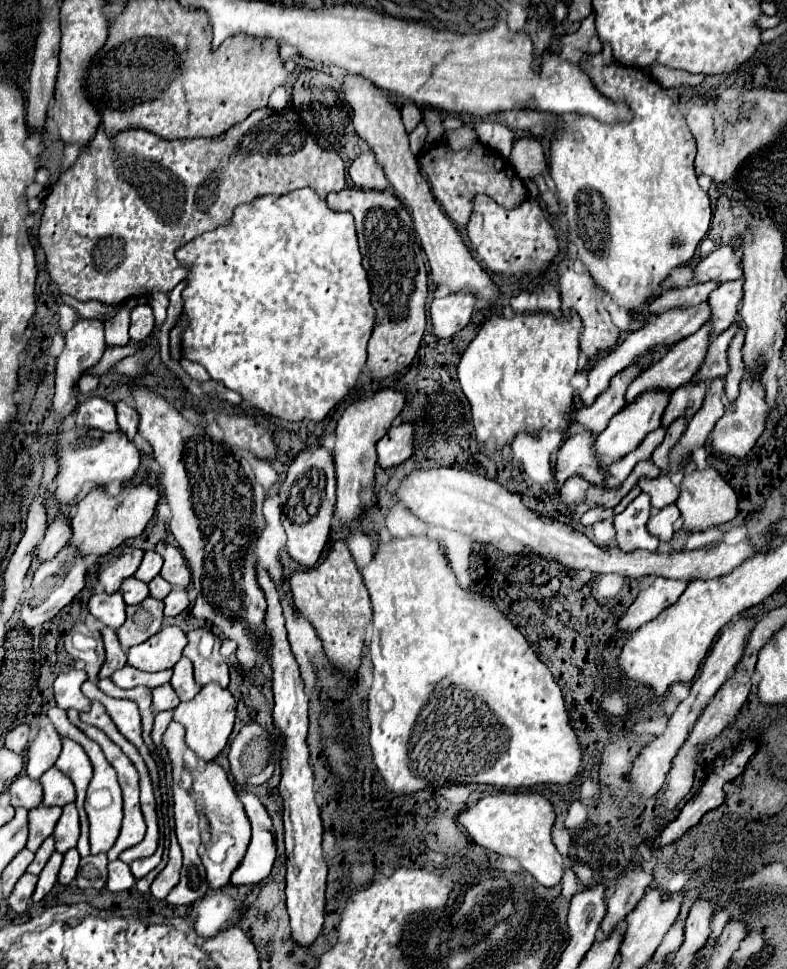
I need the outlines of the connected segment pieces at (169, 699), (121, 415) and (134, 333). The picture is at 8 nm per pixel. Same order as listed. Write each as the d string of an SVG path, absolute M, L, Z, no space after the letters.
M164 683L164 685L156 687L156 689L152 689L152 695L154 695L154 701L152 701L154 713L164 711L164 709L174 709L180 703L180 699L176 697L176 693L174 693L170 683Z
M118 401L116 403L116 413L118 413L118 425L120 425L120 431L128 437L128 439L134 439L136 433L138 433L138 411L130 405L126 405L124 401Z
M136 305L130 319L130 339L144 341L154 329L154 311L150 305Z

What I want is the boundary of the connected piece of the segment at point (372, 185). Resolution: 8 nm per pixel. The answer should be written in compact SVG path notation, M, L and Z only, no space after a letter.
M362 153L352 165L350 165L350 177L358 189L372 189L372 191L384 191L388 187L388 181L384 177L384 171L376 165L374 153Z

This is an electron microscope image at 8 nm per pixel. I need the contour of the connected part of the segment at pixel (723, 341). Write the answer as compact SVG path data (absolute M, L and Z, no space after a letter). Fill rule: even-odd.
M732 323L724 333L720 333L718 337L712 339L712 345L710 345L710 351L708 351L708 357L704 361L704 365L700 367L700 371L696 373L696 379L698 381L710 381L718 375L724 375L728 373L728 347L730 347L730 341L734 339L734 335L738 333L738 325Z

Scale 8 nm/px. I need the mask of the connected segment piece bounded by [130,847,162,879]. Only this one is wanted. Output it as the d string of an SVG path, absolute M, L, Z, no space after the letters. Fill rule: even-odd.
M158 847L158 851L156 851L154 855L150 855L150 857L132 861L132 863L130 863L130 871L134 873L136 879L140 879L140 877L144 877L148 871L152 871L152 869L160 863L160 859L162 859L162 847Z

